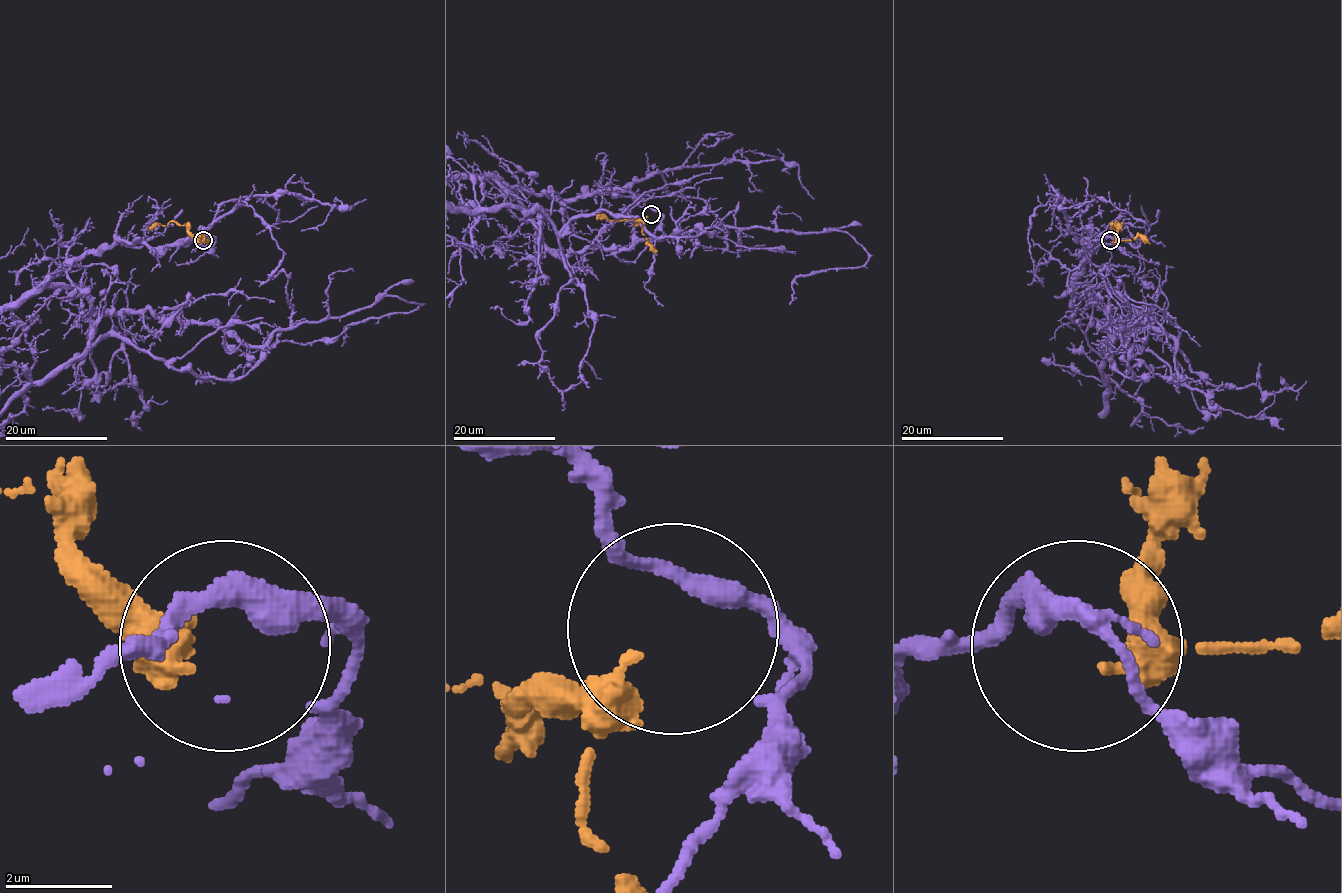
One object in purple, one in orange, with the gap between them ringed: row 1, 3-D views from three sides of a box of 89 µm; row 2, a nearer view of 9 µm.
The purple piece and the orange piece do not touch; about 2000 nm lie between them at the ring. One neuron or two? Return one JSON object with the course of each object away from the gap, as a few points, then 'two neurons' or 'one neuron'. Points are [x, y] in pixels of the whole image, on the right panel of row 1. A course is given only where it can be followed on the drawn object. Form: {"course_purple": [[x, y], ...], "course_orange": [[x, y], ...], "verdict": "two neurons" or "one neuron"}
{"course_orange": [[1112, 242], [1116, 221], [1116, 225], [1109, 227]], "verdict": "two neurons"}

